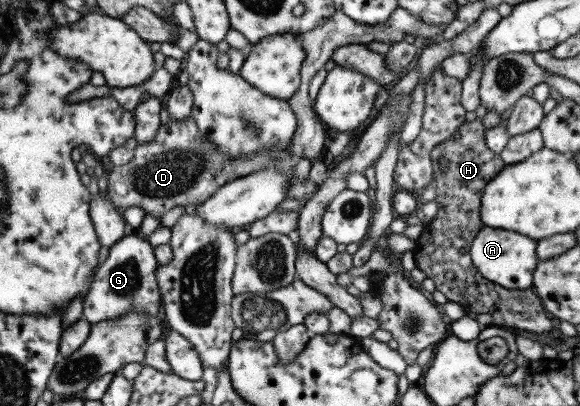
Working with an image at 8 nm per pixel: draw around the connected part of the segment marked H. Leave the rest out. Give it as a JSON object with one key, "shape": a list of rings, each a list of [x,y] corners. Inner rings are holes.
{"shape":[[[481,121],[459,126],[452,136],[434,146],[430,152],[433,163],[433,186],[438,209],[436,215],[424,225],[424,230],[415,240],[412,254],[414,266],[434,282],[448,301],[457,302],[470,316],[489,314],[491,325],[517,328],[533,334],[545,334],[551,330],[551,320],[532,287],[507,289],[483,278],[472,265],[469,249],[473,237],[484,226],[479,218],[480,198],[485,184],[505,168],[501,157],[484,141],[484,126]],[[438,160],[447,160],[447,172],[441,174],[436,167]]]}

